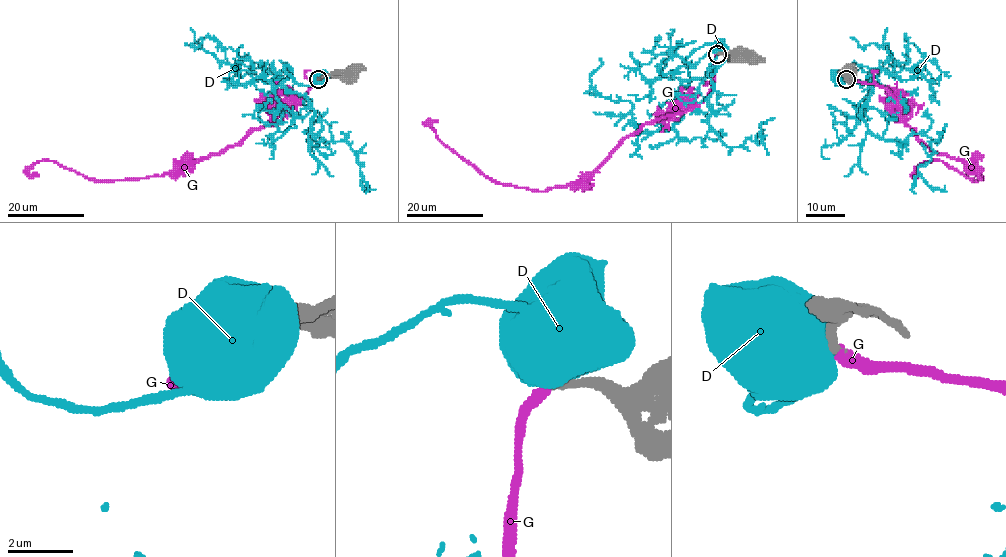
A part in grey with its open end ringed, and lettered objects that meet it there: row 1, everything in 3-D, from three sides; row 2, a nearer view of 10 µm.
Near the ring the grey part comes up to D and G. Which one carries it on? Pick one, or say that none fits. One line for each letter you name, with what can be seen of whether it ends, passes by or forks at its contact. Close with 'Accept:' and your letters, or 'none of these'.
G: it ends there
Accept: G

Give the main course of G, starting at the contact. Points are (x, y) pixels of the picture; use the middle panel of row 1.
G: (717, 55), (701, 102), (646, 122), (589, 175), (545, 190), (493, 182), (437, 136), (427, 123), (437, 120)

